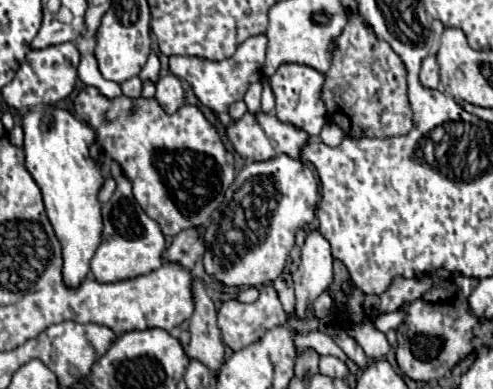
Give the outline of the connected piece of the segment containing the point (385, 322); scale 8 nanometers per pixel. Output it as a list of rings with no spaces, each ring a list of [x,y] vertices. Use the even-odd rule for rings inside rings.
[[[401,306],[401,308],[395,310],[395,312],[381,314],[381,316],[375,320],[375,326],[377,326],[381,332],[387,332],[387,330],[391,330],[391,328],[399,328],[399,326],[403,324],[405,316],[407,316],[407,310],[405,310],[405,306]]]

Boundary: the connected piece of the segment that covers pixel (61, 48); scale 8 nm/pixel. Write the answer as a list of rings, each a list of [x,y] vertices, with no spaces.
[[[63,42],[57,46],[47,46],[43,50],[29,50],[25,64],[21,64],[19,72],[15,74],[13,82],[1,90],[3,100],[9,108],[15,110],[31,110],[39,104],[55,104],[67,98],[77,80],[77,66],[79,66],[79,52],[73,42]]]

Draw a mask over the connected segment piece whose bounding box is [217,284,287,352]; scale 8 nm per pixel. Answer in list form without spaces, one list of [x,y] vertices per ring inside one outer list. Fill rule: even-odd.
[[[265,284],[263,290],[261,290],[261,294],[259,294],[259,298],[257,298],[255,302],[251,302],[251,304],[243,304],[243,302],[231,298],[231,300],[223,302],[223,304],[219,306],[219,310],[217,310],[217,324],[219,324],[219,330],[221,330],[221,334],[223,334],[223,342],[225,342],[233,352],[237,352],[237,350],[253,344],[253,342],[261,340],[263,334],[265,334],[269,328],[283,324],[285,318],[287,318],[287,316],[285,316],[285,310],[283,310],[279,298],[275,296],[275,290],[271,288],[271,284]]]

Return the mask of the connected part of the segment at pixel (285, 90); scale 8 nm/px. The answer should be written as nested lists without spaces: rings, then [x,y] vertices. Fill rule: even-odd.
[[[281,64],[277,68],[277,72],[269,78],[271,90],[275,94],[275,114],[281,122],[293,124],[297,128],[303,128],[311,138],[319,136],[321,128],[325,126],[327,118],[325,118],[325,104],[321,100],[321,88],[323,88],[325,76],[321,72],[317,72],[311,66],[305,64]]]

